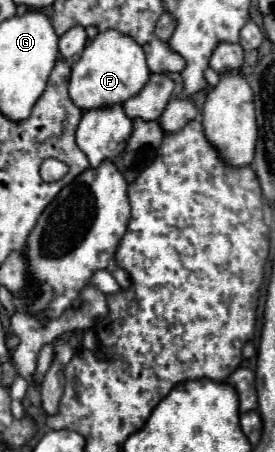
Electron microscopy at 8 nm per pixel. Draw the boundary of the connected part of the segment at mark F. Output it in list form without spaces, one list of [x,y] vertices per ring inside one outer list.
[[[104,30],[88,42],[84,52],[80,54],[80,60],[72,66],[68,90],[72,102],[82,110],[104,108],[108,104],[122,104],[138,94],[148,78],[150,70],[142,46],[118,30]]]

